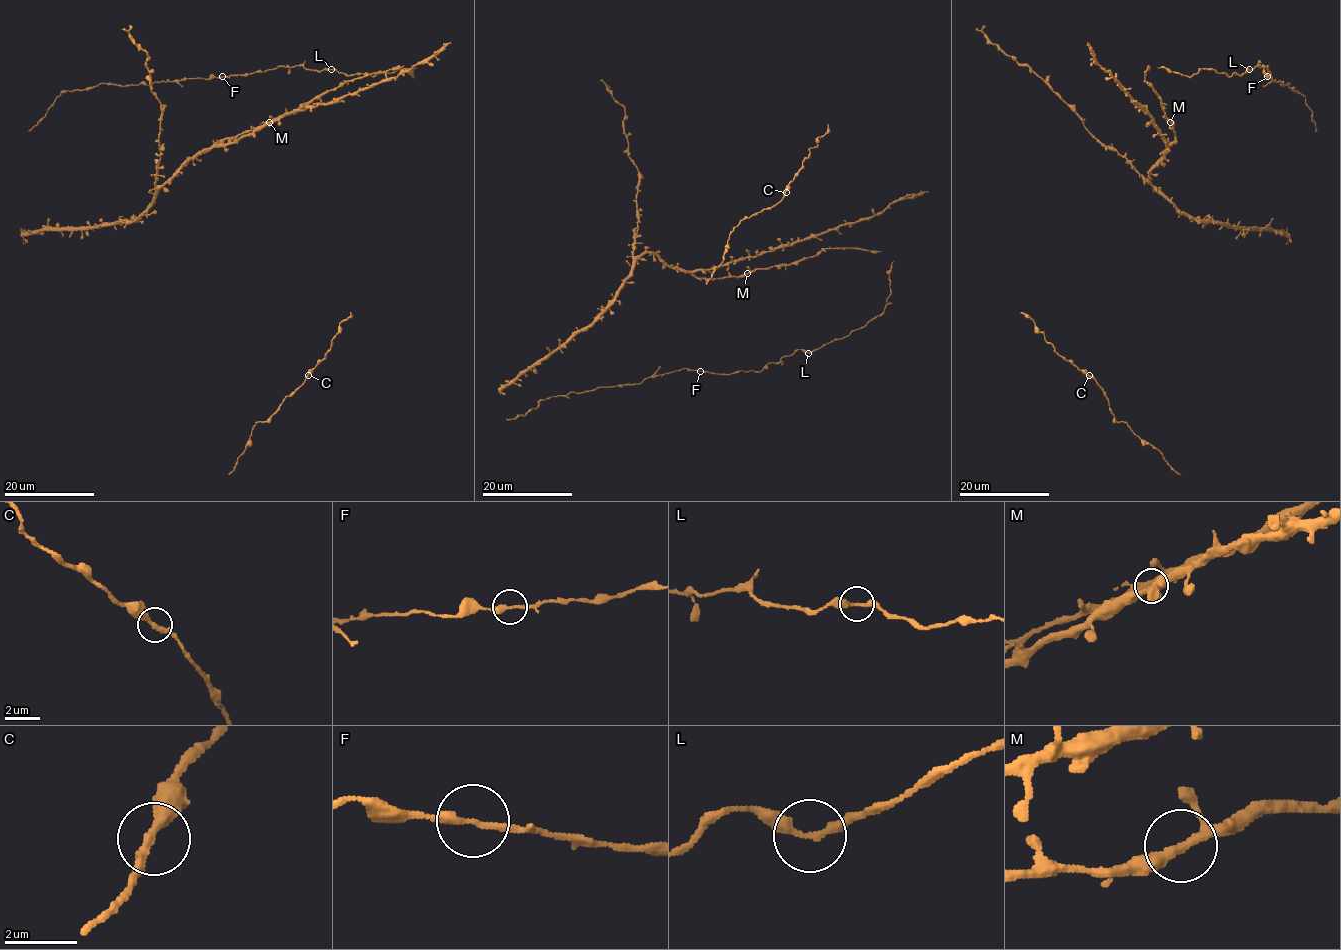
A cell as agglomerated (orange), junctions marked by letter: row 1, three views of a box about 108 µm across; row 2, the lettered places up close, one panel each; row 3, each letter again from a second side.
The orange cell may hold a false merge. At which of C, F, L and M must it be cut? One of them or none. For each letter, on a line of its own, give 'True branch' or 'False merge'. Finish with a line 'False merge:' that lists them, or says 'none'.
C: True branch
F: True branch
L: True branch
M: True branch
False merge: none

